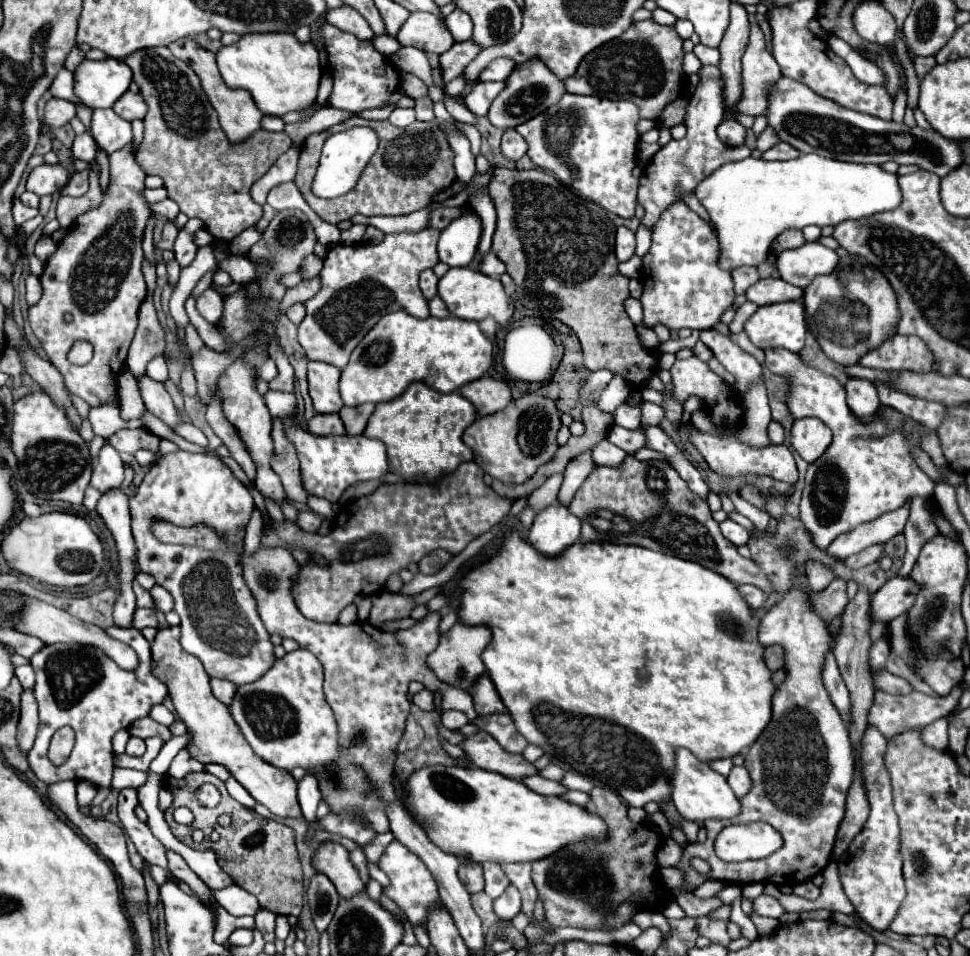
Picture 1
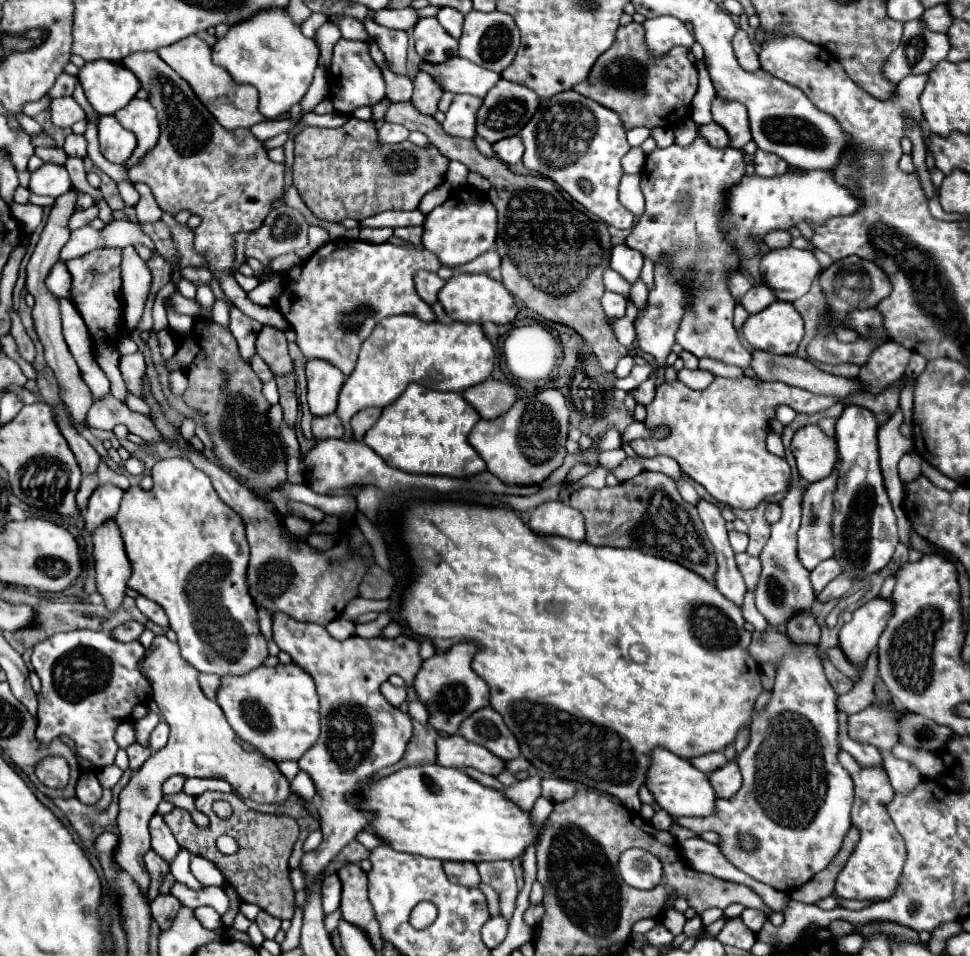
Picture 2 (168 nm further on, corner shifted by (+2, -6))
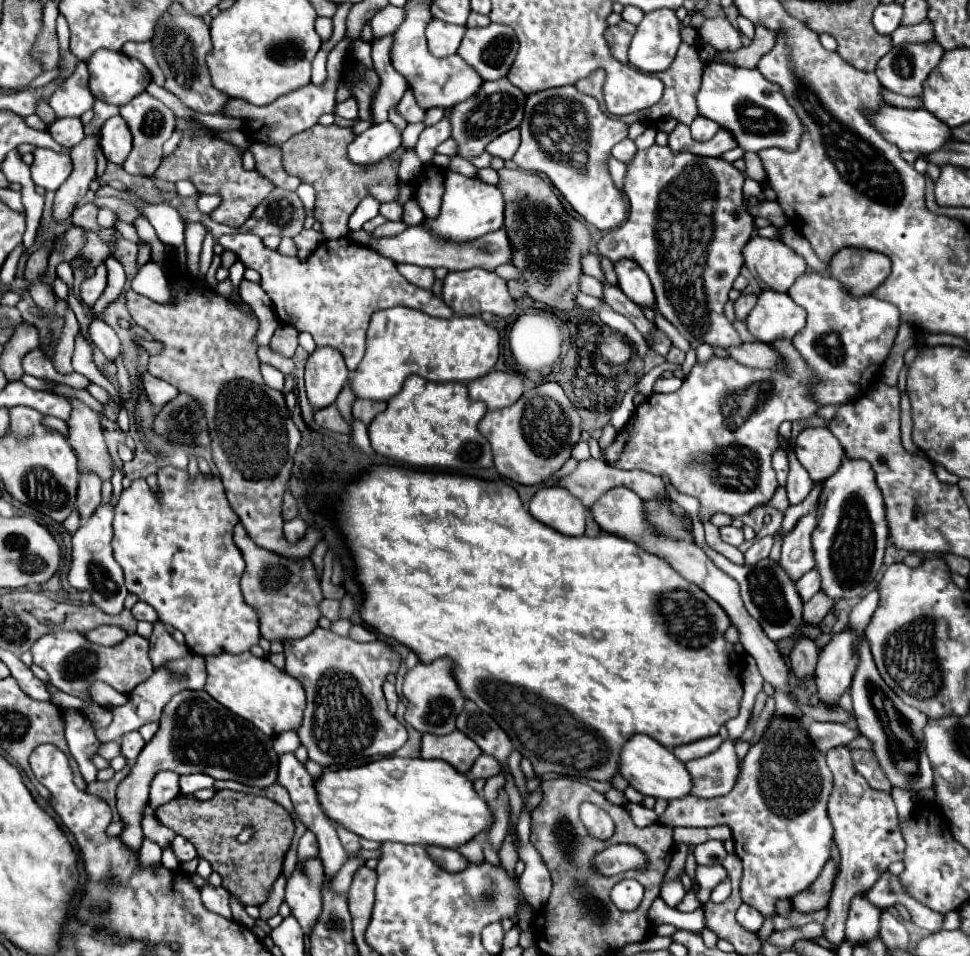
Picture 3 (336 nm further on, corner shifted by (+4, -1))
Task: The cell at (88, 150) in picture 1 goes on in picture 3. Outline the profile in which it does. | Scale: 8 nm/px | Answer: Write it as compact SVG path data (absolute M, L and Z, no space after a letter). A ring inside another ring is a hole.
M78 117L56 119L48 131L54 137L54 141L66 149L74 147L76 143L80 143L84 139L84 125Z

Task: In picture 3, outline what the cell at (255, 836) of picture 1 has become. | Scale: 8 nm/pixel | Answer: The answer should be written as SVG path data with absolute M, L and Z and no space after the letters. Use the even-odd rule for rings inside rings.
M228 789L216 791L216 795L208 801L198 801L194 795L178 795L176 799L160 805L156 809L156 817L162 825L174 829L178 835L182 835L194 843L194 847L198 849L198 855L204 857L206 861L210 861L212 869L222 877L222 887L226 891L230 891L230 895L236 897L242 905L262 905L268 899L272 883L282 873L284 855L286 855L292 835L294 835L294 823L284 807L280 807L278 803L274 803L266 797L240 793L240 791L228 791ZM246 825L254 827L254 837L248 843L238 843L236 837Z

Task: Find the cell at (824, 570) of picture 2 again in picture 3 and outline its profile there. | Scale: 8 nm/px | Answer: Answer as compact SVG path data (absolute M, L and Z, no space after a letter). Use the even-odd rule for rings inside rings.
M812 569L808 571L798 583L796 583L796 591L802 597L802 601L810 601L818 591L820 591L820 583L818 583L818 573Z

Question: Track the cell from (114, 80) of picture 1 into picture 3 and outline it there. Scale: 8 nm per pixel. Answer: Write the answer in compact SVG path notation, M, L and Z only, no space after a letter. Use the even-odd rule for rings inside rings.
M96 51L88 61L90 89L106 103L126 105L150 83L146 67L122 51Z

